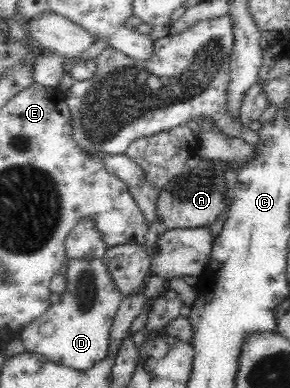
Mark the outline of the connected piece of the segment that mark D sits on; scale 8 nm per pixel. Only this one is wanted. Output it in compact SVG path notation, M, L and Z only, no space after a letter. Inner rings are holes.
M98 257L92 259L74 258L68 260L67 263L65 289L60 295L60 300L51 304L49 309L35 321L29 323L28 326L24 326L17 338L20 338L20 341L24 343L28 352L41 354L49 361L84 372L106 358L111 326L123 296L116 288L115 282L108 273L102 259Z

